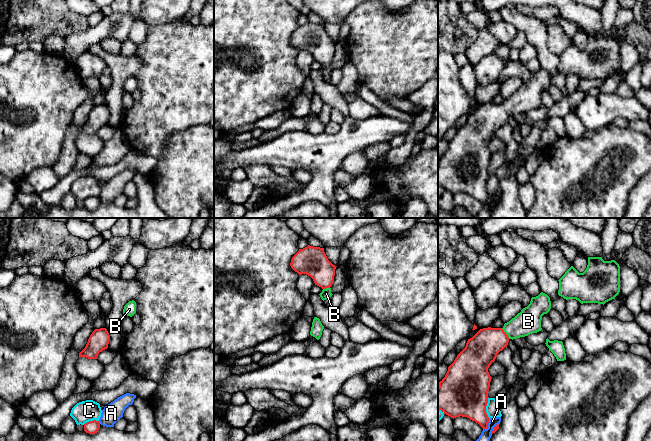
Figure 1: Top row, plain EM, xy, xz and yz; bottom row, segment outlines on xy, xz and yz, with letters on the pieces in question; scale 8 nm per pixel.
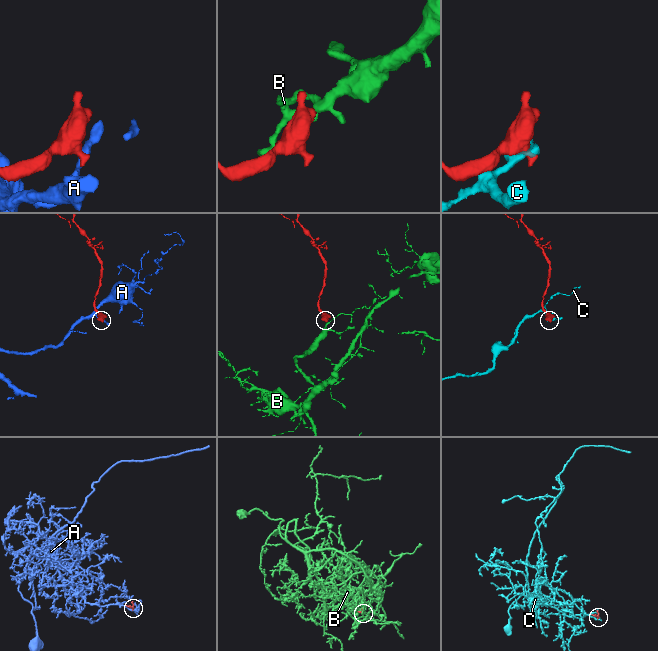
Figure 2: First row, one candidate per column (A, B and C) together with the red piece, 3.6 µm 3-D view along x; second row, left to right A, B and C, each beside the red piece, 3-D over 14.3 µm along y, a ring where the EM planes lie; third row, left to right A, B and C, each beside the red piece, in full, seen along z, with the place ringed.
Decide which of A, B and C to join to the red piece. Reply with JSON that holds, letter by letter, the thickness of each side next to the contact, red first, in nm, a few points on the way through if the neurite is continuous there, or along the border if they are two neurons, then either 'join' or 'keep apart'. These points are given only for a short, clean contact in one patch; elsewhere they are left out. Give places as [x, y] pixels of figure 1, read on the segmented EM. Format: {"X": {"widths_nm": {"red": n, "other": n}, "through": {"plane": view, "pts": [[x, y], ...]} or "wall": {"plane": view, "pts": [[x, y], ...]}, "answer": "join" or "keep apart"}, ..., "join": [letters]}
{"A": {"widths_nm": {"red": 280, "other": 80}, "wall": {"plane": "yz", "pts": [[489, 418], [487, 427], [483, 429]]}, "answer": "keep apart"}, "B": {"widths_nm": {"red": 260, "other": 200}, "through": {"plane": "yz", "pts": [[481, 350], [490, 341], [505, 333], [528, 321]]}, "answer": "join"}, "C": {"widths_nm": {"red": 380, "other": 110}, "answer": "keep apart"}, "join": ["B"]}

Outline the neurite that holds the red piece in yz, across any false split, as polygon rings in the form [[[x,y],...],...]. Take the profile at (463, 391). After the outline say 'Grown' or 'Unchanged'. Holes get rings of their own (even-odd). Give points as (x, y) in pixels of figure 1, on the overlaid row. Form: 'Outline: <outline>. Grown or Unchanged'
Outline: [[[541,292],[502,328],[483,328],[468,339],[465,348],[439,382],[438,410],[453,419],[467,417],[487,429],[489,417],[486,406],[492,379],[488,368],[510,339],[541,331],[542,316],[550,309],[550,297]]]. Grown

